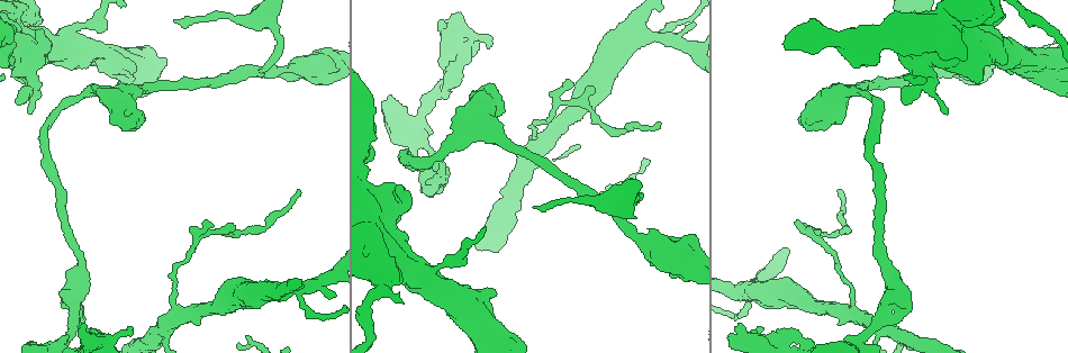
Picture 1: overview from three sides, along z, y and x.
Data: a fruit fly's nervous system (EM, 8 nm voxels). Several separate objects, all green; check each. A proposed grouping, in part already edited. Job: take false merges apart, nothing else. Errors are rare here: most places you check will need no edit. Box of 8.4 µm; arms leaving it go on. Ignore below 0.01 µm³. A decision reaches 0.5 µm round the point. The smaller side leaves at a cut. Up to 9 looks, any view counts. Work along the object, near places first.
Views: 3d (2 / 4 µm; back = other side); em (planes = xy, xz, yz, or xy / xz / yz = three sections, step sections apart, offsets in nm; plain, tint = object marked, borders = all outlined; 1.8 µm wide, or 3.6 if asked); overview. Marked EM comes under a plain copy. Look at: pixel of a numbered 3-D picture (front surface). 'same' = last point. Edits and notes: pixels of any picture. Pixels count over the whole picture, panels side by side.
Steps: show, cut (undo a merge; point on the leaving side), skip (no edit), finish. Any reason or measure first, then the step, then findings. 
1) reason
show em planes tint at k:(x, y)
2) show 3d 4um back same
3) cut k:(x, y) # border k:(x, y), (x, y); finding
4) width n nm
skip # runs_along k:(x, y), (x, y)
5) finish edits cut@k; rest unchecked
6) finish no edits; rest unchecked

thick turns thin
show em 3.6um yz step 4 tint at 1:(452, 299)

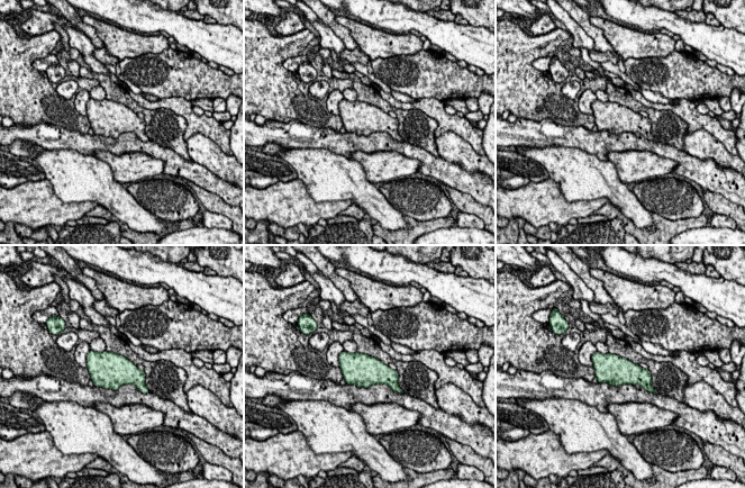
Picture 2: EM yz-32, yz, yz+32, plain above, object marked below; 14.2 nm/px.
show em 3.6um planes tint same

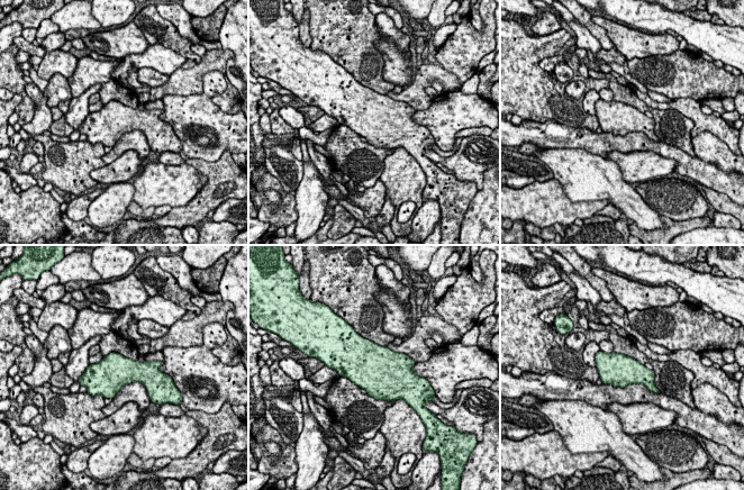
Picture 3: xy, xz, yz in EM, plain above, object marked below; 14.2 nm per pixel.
skip # one cell here

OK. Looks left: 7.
closes a loop
show em 3.6um xz step 8 tint at 1:(36, 22)

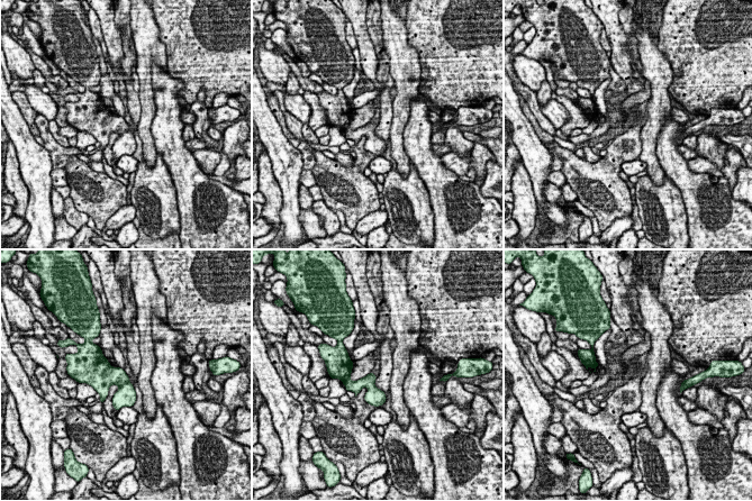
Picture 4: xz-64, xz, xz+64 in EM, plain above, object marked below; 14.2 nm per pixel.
skip # all the same cell

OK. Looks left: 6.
a fork
show em planes tint at 1:(74, 290)

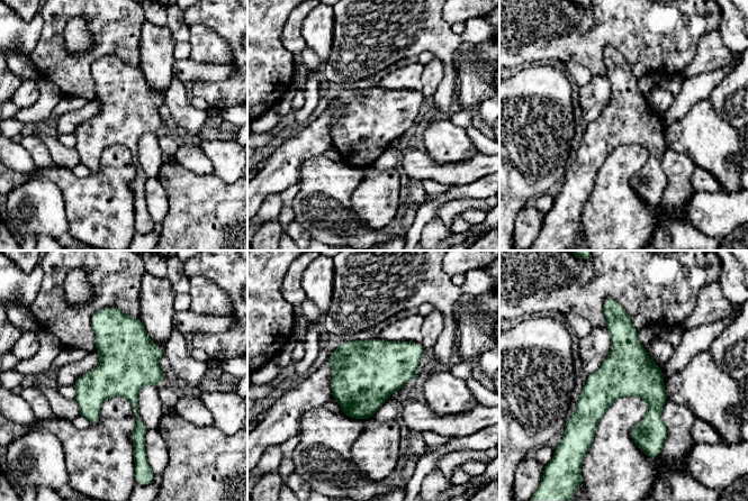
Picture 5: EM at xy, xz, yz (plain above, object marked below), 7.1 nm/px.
skip # runs_along 5:(620, 309), (652, 391), (642, 442); one cell here

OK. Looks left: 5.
sudden change in width
show 3d 4um at 1:(922, 74)

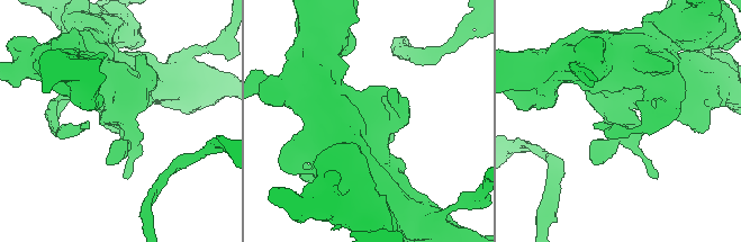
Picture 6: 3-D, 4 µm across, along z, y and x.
need the tissue
show em 3.6um yz step 8 tint at 6:(124, 116)

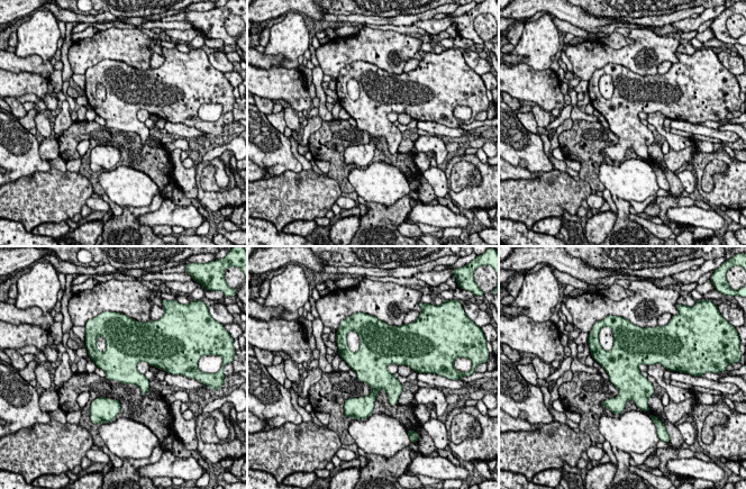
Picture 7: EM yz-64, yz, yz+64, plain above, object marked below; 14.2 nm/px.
show em 3.6um xy step 8 borders same

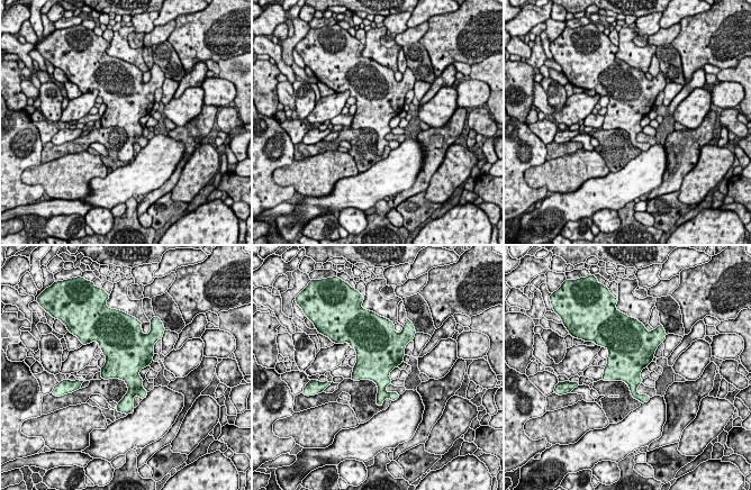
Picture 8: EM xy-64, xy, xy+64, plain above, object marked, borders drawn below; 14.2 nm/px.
skip # all the same cell

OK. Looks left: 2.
finish no edits; rest unchecked

